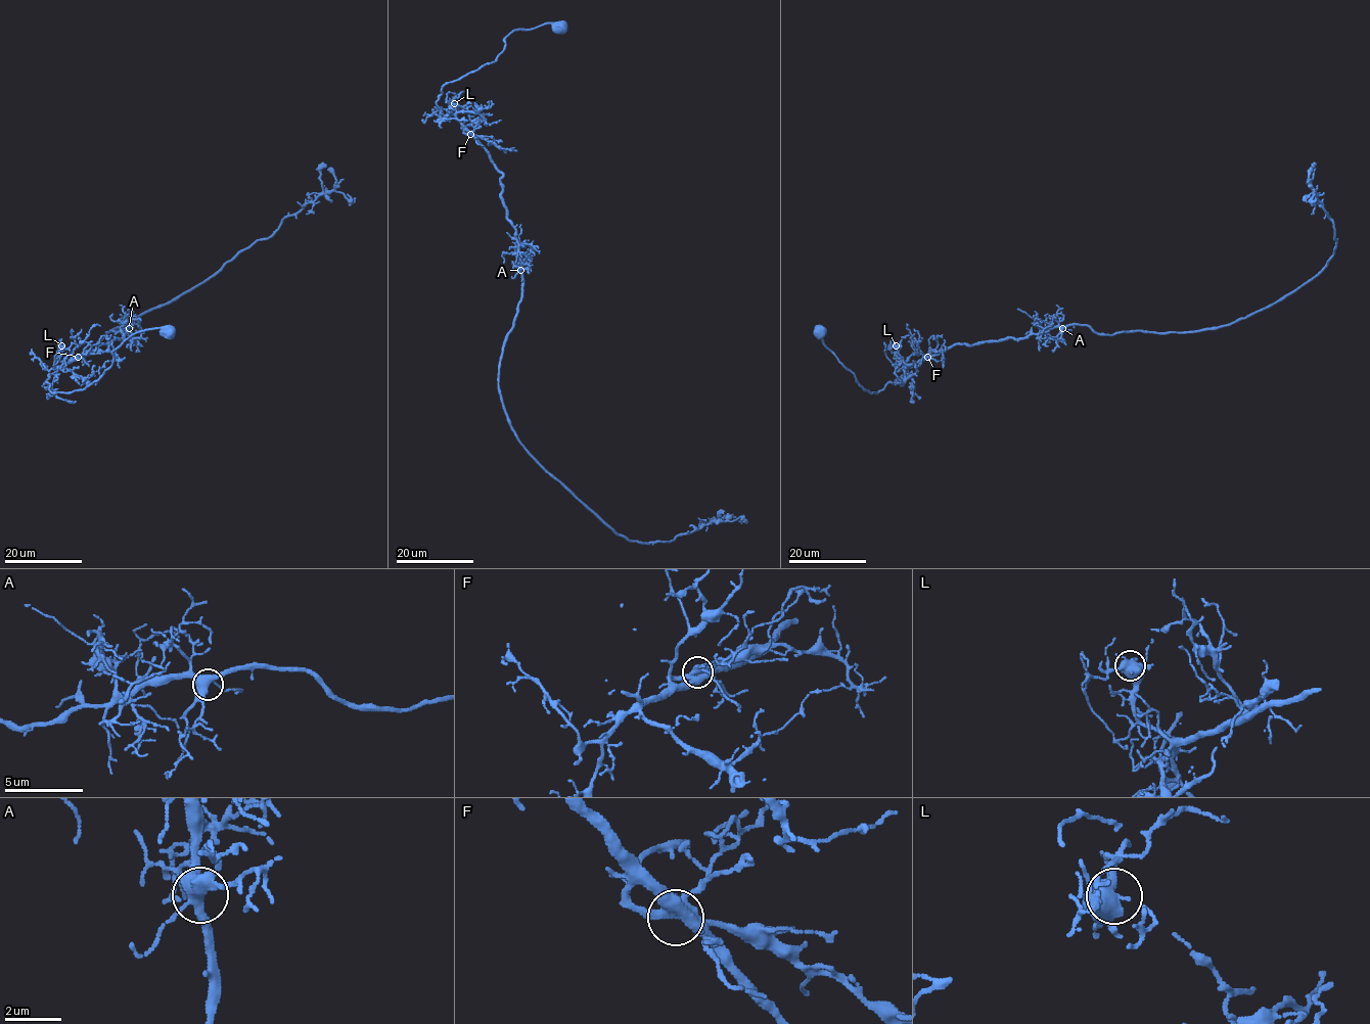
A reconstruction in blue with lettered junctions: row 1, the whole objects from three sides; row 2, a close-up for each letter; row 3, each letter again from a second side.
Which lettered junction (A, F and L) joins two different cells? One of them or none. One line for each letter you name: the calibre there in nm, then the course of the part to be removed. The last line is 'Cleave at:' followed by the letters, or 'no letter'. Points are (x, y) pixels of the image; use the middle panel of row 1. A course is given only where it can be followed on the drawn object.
Cleave at: no letter

